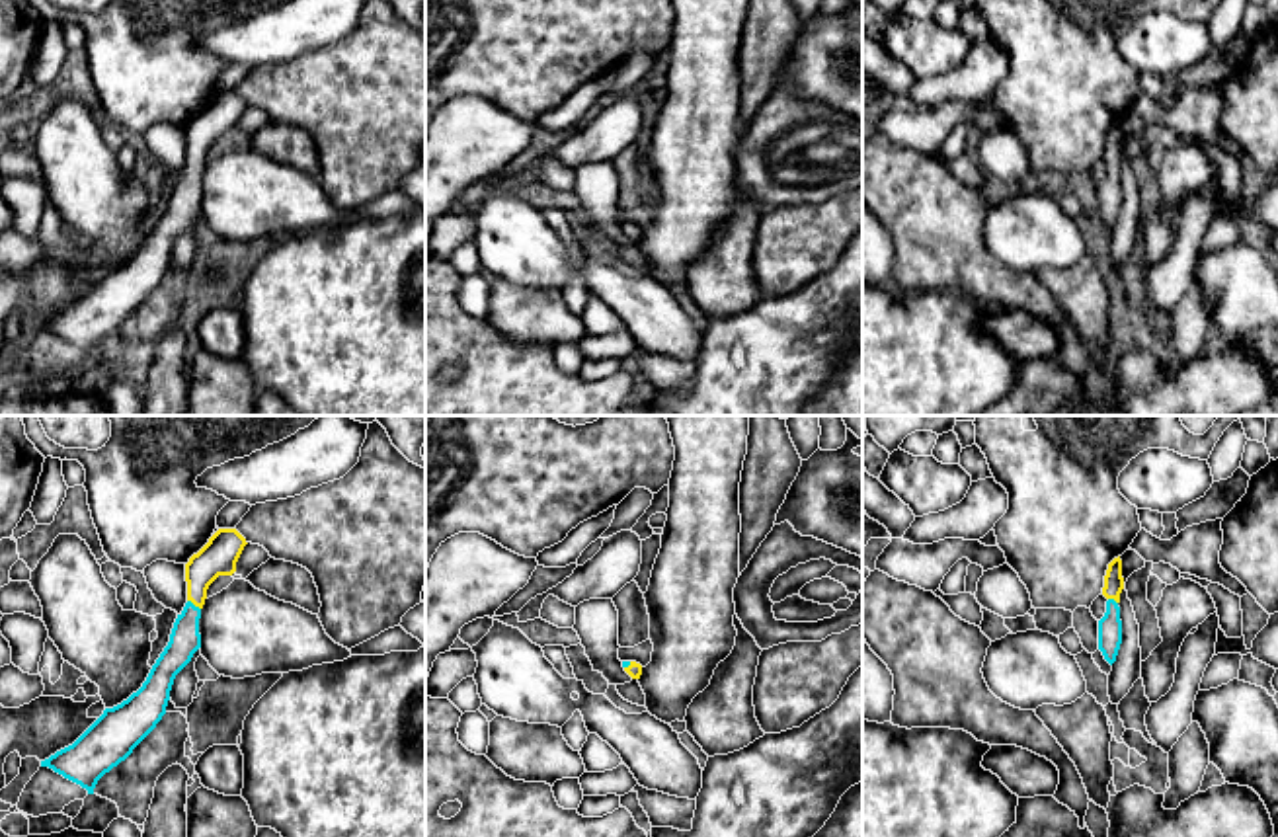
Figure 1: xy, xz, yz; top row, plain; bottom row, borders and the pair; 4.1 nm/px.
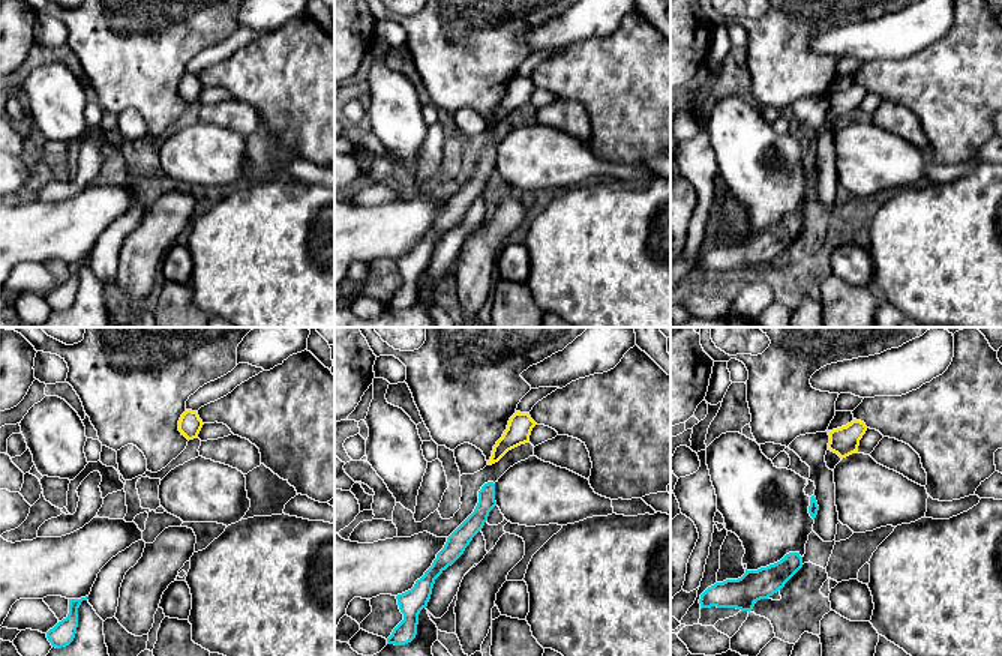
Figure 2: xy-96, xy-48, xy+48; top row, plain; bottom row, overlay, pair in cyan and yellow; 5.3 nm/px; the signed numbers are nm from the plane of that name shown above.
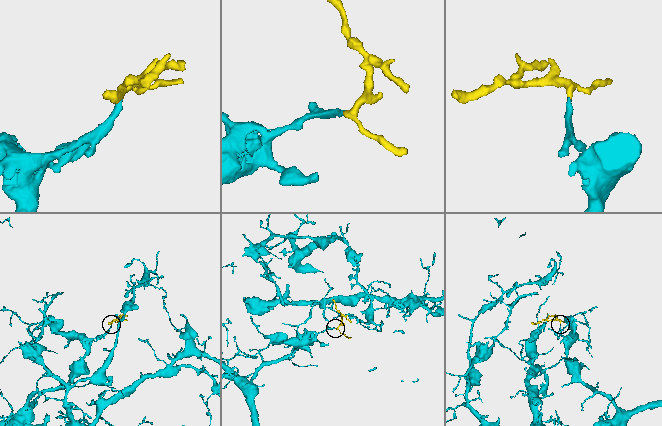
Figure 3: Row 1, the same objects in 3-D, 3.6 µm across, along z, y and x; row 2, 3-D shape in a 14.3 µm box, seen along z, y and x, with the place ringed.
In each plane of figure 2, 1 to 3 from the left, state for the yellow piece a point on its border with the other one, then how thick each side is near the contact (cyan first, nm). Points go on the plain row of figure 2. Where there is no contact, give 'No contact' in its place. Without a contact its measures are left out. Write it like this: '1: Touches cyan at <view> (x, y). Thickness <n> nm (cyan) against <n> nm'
1: No contact
2: No contact
3: No contact

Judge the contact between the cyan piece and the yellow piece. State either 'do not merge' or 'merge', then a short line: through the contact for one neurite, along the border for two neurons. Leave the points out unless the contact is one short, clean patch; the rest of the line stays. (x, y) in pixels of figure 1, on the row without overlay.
merge | xy (184, 203), (192, 166), (198, 141), (219, 119)

